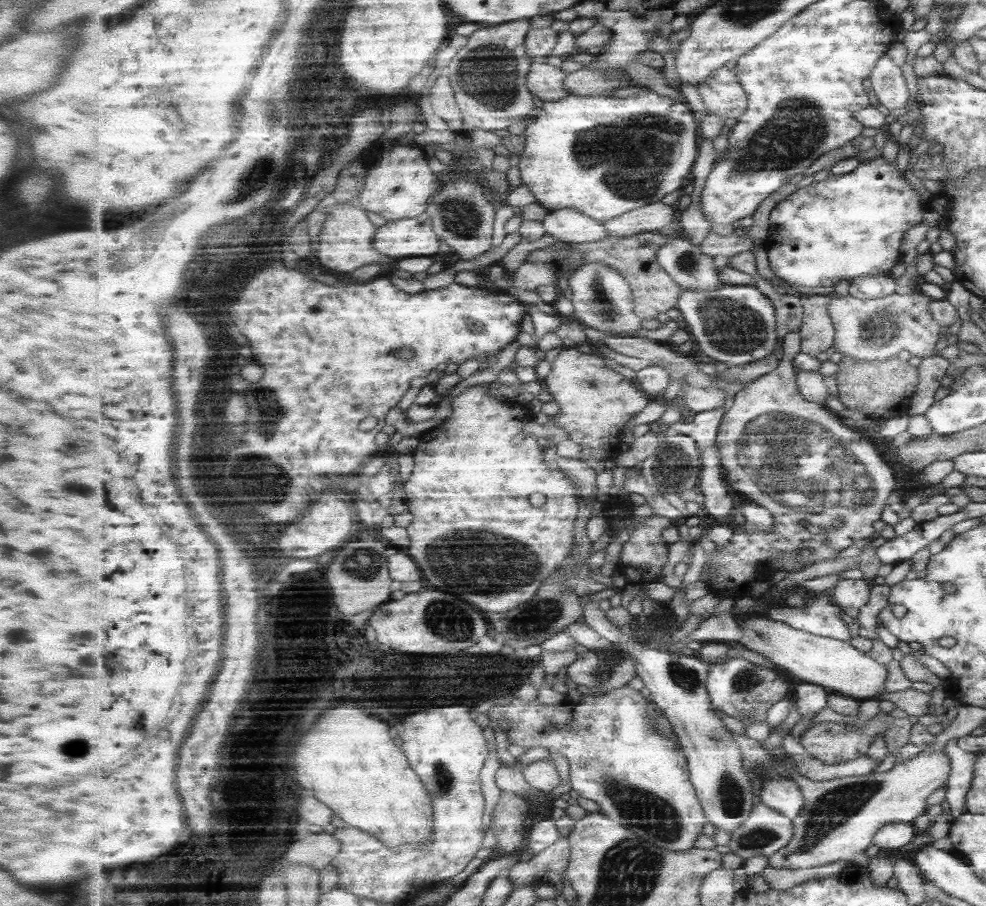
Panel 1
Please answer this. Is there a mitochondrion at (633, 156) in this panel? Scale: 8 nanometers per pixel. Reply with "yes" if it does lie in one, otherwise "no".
yes

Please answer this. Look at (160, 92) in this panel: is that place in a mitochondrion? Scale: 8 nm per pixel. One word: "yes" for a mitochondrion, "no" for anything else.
yes

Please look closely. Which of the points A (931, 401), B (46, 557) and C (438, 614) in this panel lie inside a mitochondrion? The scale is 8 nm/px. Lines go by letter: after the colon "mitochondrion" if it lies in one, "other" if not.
A: other
B: mitochondrion
C: mitochondrion

